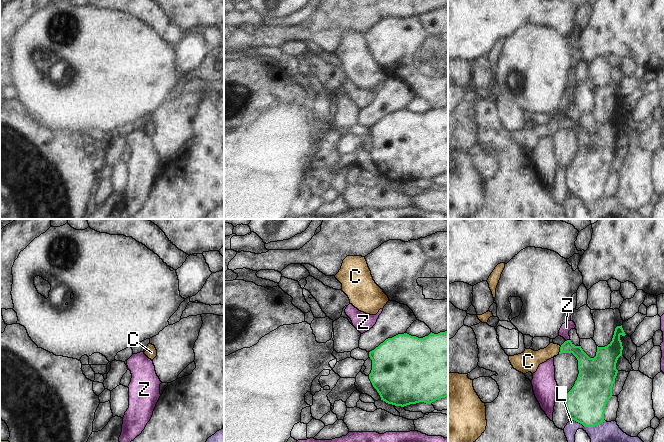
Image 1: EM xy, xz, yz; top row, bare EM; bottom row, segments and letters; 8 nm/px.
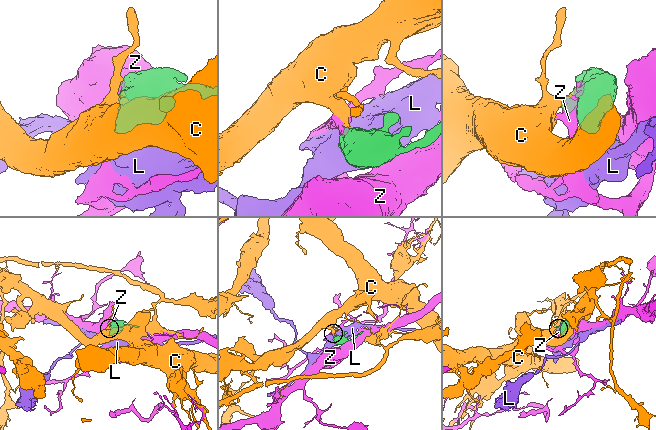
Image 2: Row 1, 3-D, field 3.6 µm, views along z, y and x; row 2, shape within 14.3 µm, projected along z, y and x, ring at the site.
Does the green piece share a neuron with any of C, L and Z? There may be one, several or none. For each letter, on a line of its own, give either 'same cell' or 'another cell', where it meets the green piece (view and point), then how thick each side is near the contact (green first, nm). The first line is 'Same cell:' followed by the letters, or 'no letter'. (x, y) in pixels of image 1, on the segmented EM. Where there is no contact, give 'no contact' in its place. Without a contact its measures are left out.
Same cell: C
C: same cell | yz (560, 350) | 140/150 nm
L: another cell | yz (588, 426) | 320/160 nm
Z: another cell | yz (567, 340) | 130/80 nm

